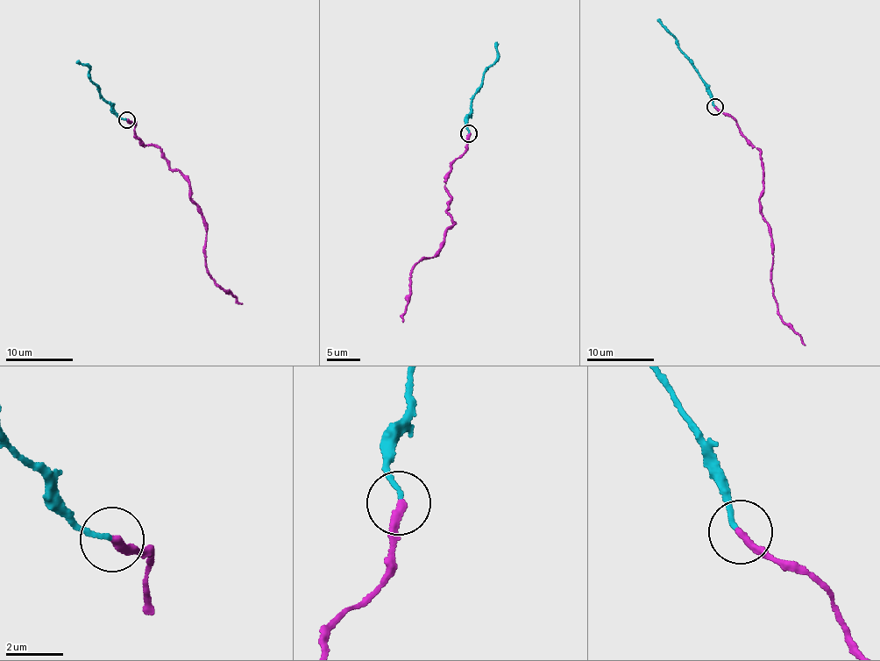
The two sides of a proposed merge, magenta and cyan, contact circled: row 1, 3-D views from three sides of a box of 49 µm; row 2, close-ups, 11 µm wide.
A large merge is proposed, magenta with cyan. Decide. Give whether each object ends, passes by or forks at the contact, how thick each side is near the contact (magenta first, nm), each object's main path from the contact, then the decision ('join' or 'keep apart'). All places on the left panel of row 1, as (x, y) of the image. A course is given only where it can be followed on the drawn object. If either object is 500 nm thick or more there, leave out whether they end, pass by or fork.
magenta ends; cyan ends; calibres 280 and 150 nm; course magenta (125, 119), (135, 121), (134, 134), (145, 145), (161, 149), (189, 185), (205, 227), (208, 273), (243, 304); course cyan (125, 119), (118, 116), (90, 81), (88, 66), (76, 61); join

